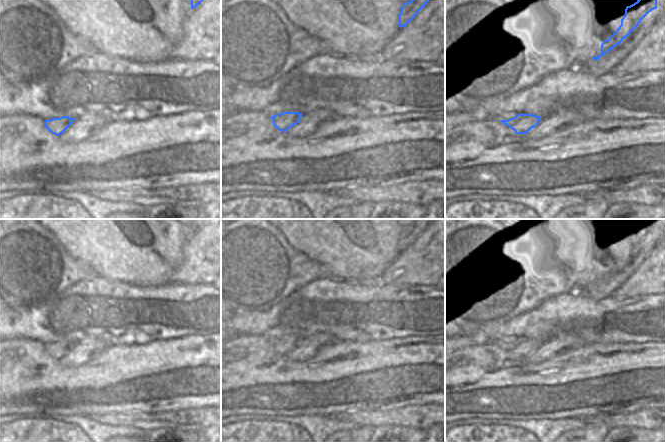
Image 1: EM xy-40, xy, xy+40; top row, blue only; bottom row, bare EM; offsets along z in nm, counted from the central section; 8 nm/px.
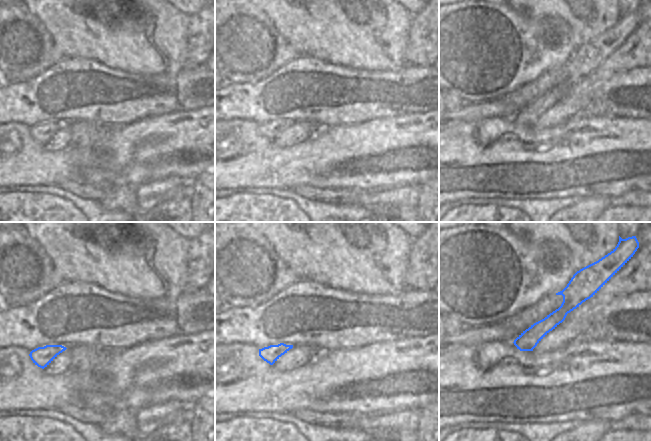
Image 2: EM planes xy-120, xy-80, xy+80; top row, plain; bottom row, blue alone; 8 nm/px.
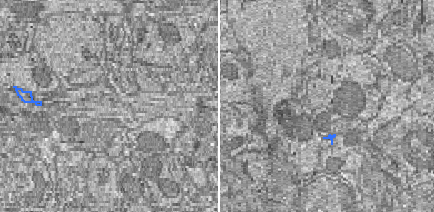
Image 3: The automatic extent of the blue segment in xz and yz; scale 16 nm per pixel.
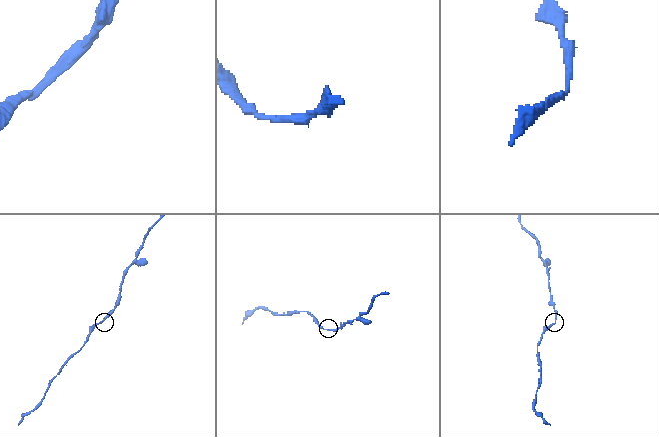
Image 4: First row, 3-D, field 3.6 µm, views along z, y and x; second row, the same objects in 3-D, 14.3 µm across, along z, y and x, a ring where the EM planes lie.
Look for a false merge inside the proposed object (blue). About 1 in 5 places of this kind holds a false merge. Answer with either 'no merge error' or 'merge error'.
no merge error

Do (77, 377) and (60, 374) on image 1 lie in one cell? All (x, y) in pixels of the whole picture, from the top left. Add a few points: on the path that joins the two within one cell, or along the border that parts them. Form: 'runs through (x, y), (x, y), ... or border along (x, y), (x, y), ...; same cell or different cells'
runs through (73, 377), (64, 377); same cell

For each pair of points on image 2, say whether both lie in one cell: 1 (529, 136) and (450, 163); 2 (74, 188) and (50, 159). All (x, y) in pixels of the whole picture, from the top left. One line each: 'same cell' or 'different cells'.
1: same cell
2: different cells

